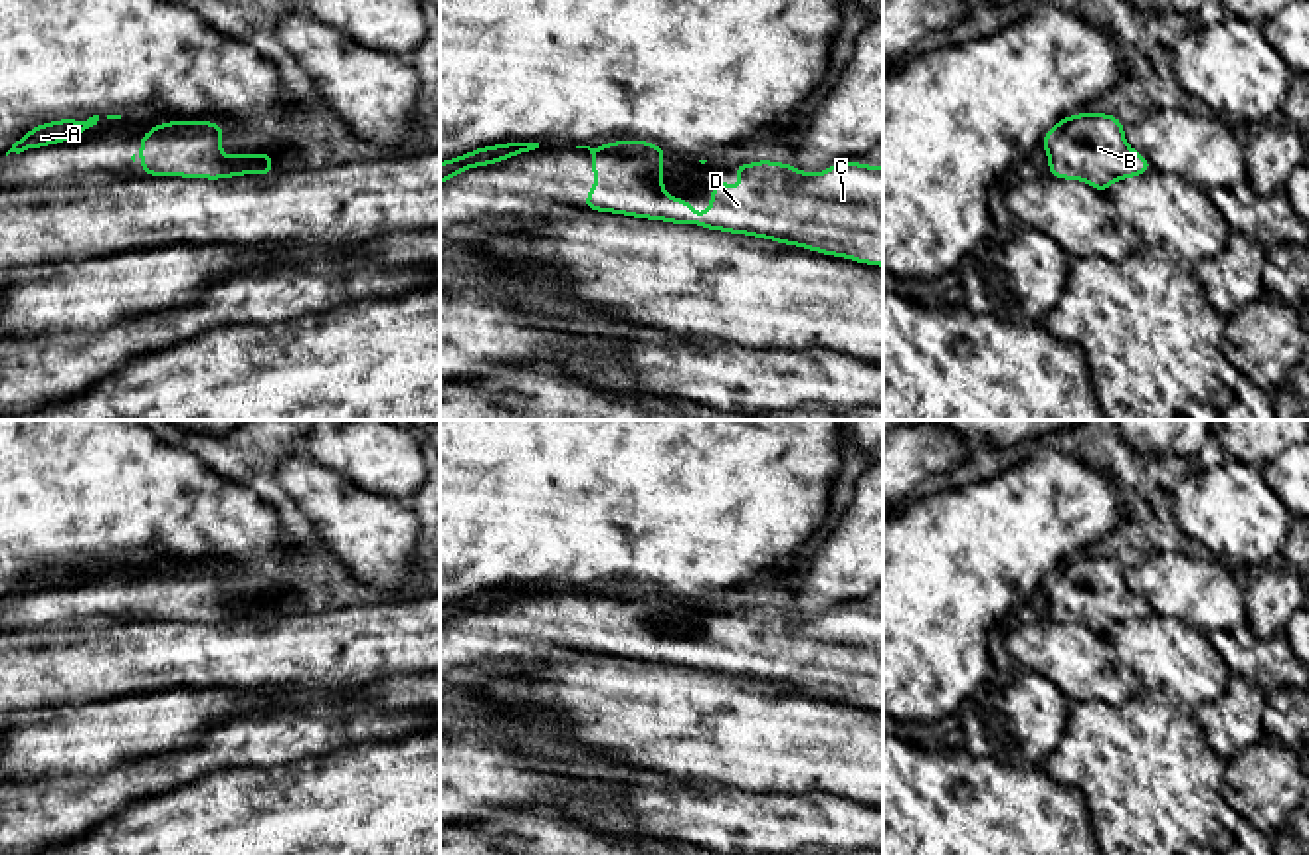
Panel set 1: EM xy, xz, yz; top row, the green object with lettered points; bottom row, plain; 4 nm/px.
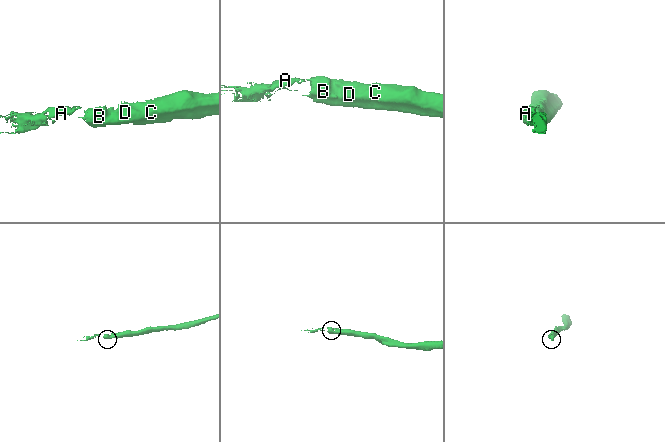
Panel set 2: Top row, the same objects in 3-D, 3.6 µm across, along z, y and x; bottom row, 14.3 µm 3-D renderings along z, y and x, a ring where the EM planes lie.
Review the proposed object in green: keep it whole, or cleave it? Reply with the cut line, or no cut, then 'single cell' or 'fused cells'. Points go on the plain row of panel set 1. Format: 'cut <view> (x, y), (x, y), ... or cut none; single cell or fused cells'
cut none; single cell

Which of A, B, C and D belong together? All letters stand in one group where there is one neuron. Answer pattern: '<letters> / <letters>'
A B C D

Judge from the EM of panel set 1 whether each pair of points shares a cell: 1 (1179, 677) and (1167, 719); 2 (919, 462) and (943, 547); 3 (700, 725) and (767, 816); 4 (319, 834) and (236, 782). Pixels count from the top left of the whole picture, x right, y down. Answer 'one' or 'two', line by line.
1: two
2: two
3: two
4: one

